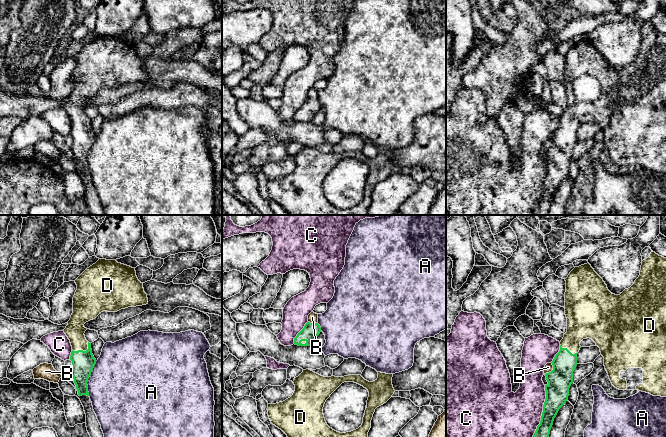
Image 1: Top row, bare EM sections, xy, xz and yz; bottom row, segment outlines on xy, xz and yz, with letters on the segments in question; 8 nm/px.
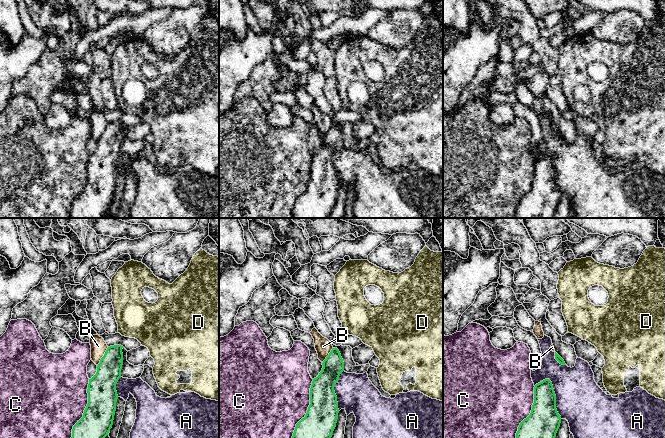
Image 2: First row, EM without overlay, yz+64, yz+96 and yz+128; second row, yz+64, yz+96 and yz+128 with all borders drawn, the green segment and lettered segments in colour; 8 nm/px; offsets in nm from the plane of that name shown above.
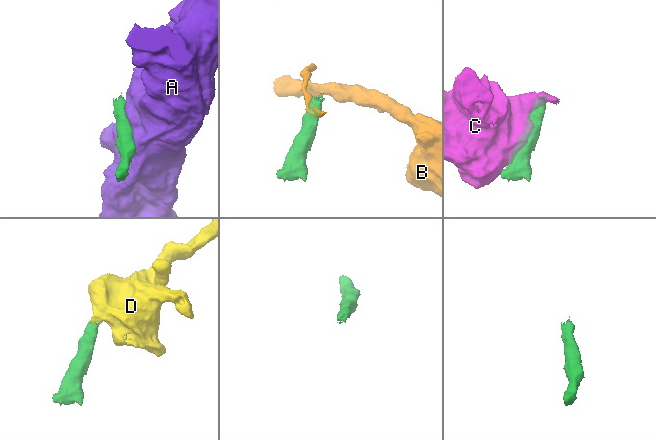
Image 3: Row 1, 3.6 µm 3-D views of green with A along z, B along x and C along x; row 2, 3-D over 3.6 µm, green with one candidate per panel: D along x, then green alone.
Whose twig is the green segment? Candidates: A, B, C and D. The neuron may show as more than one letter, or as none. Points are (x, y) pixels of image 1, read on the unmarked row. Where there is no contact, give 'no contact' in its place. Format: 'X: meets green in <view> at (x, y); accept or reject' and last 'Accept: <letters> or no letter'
A: meets green in xy at (88, 154); reject
B: meets green in yz at (553, 145); reject
C: meets green in yz at (542, 188); reject
D: meets green in xy at (82, 126); accept
Accept: D

